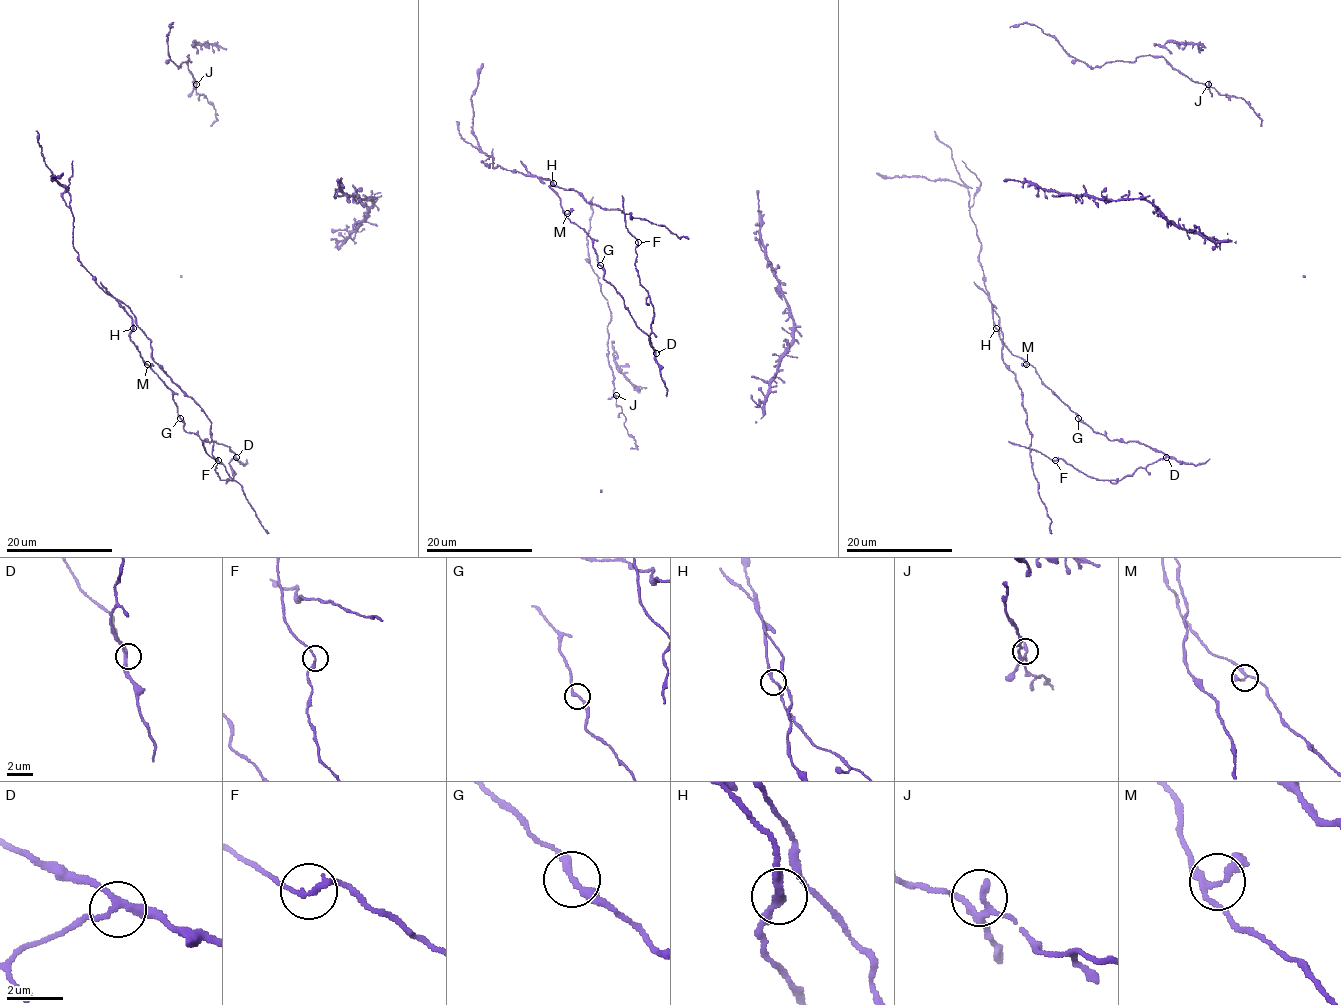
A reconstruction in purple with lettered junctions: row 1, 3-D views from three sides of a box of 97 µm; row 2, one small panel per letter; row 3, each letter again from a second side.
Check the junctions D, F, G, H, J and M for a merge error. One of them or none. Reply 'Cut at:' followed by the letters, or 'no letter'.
Cut at: H

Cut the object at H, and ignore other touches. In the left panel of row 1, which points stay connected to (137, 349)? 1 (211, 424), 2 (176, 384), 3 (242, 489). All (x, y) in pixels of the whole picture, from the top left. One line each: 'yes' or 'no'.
1: no
2: no
3: no

